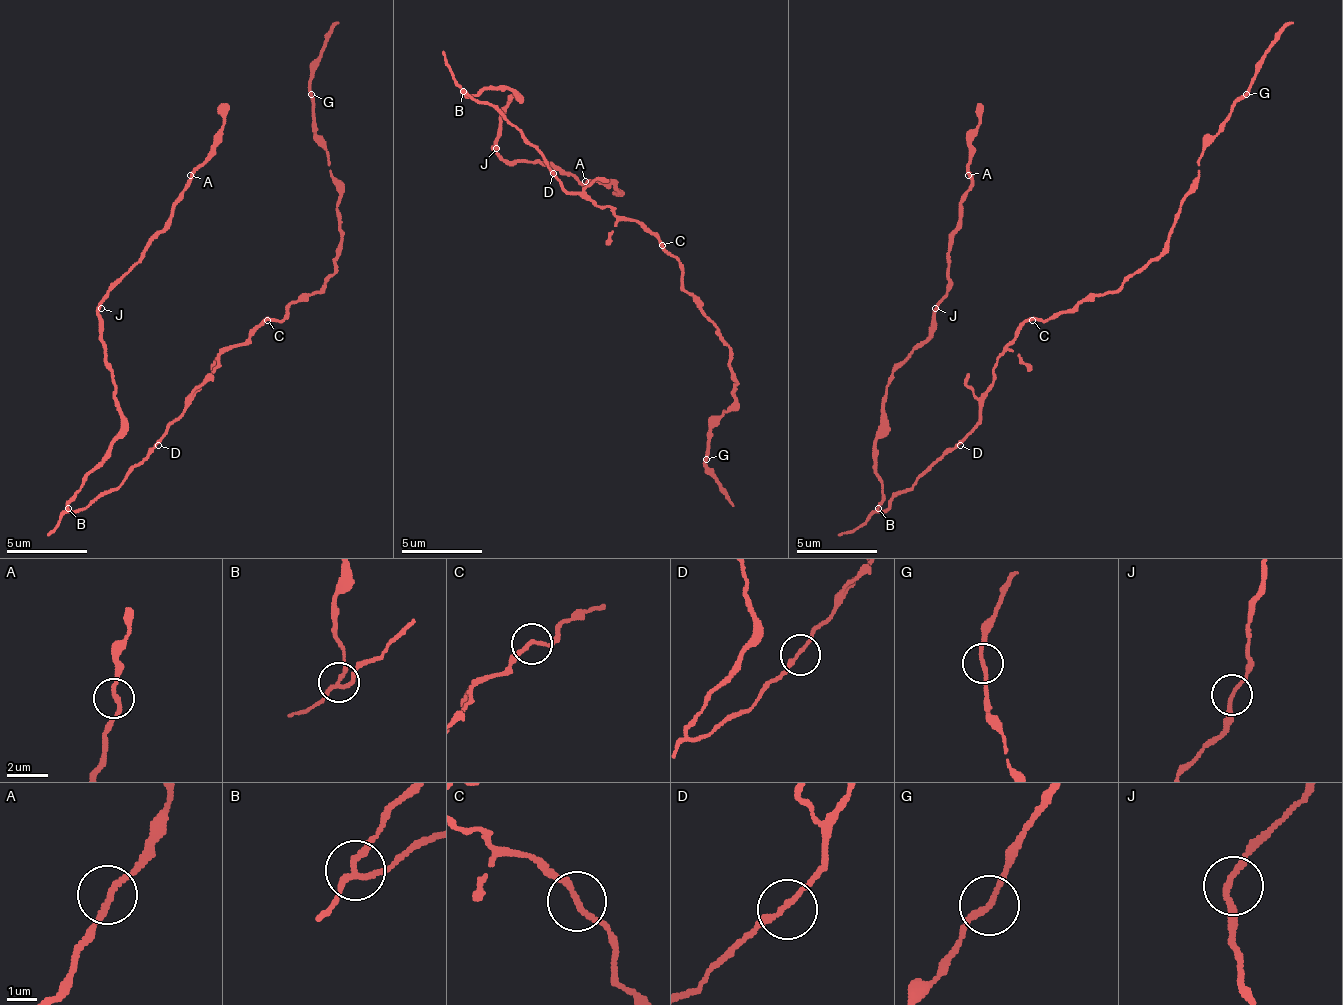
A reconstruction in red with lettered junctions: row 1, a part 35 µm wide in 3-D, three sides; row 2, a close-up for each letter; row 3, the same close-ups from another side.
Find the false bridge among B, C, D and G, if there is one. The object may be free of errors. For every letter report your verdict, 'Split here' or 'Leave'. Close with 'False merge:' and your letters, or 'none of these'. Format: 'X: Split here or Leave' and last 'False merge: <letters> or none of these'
B: Split here
C: Leave
D: Leave
G: Leave
False merge: B

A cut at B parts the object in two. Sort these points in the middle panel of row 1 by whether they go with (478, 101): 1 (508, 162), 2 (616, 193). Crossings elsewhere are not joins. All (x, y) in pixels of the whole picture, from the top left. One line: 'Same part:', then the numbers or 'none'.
Same part: none

